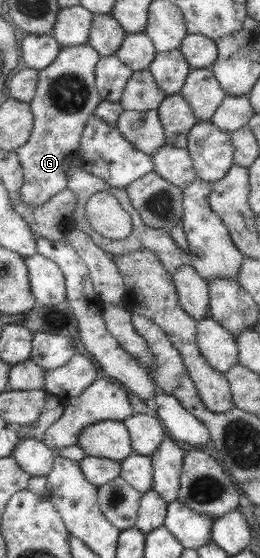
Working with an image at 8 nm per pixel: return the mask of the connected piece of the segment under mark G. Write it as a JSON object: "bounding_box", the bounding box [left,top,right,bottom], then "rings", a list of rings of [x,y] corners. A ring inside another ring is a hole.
{"bounding_box":[19,45,103,207],"rings":[[[73,45],[63,48],[58,58],[48,68],[40,70],[36,96],[30,103],[34,113],[34,128],[27,144],[19,151],[21,165],[24,166],[22,200],[29,205],[41,207],[68,187],[68,175],[74,167],[81,166],[78,150],[89,118],[103,101],[96,84],[96,67],[100,53],[91,45]]]}

